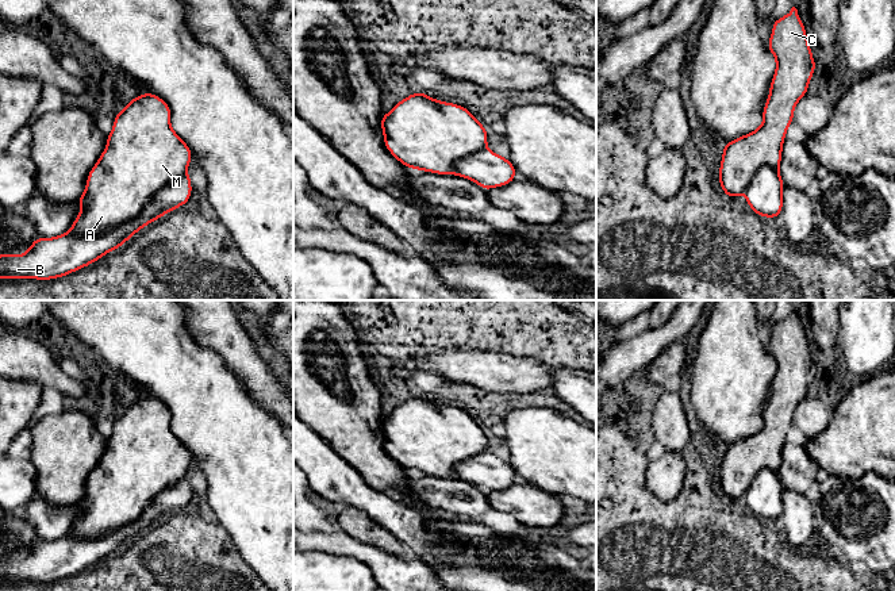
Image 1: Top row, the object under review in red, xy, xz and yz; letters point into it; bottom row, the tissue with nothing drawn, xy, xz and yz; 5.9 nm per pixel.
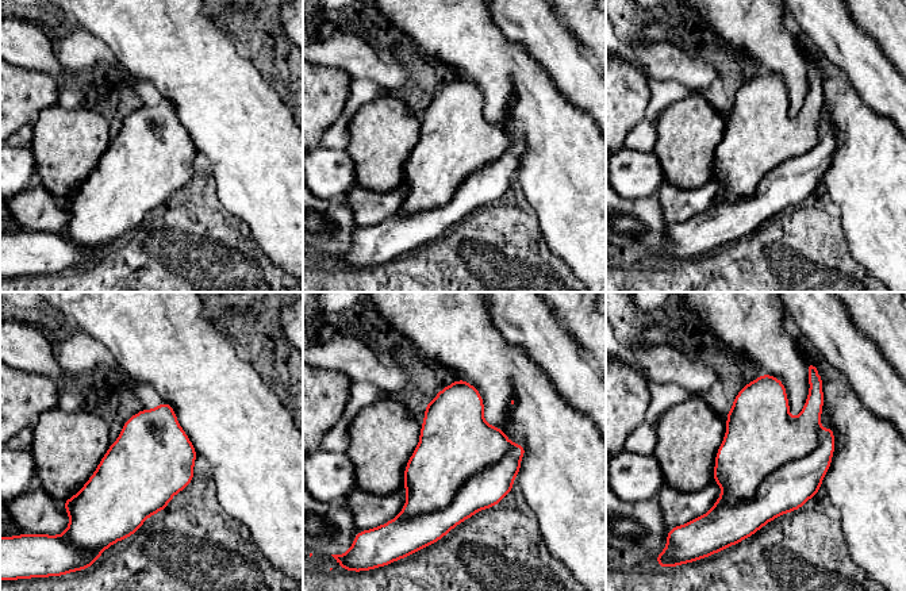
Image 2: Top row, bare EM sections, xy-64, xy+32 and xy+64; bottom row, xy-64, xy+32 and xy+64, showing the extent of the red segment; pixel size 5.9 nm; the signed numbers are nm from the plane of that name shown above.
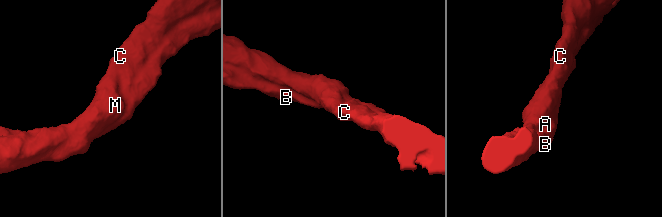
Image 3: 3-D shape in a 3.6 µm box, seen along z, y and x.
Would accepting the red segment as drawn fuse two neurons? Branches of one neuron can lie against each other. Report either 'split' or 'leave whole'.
leave whole

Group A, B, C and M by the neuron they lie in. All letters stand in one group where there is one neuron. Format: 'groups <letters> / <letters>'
groups A B C M

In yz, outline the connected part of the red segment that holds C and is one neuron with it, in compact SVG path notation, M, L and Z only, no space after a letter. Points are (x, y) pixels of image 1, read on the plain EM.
M795 310L772 325L767 350L776 362L776 373L763 411L763 427L723 448L718 484L730 503L744 496L753 515L761 521L779 522L784 494L779 473L783 445L794 425L795 410L808 396L817 372L804 327Z

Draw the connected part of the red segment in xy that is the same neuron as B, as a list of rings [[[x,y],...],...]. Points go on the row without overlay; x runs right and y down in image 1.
[[[149,394],[134,399],[114,421],[112,434],[97,465],[89,473],[84,496],[76,503],[81,509],[70,533],[65,537],[38,540],[26,556],[19,559],[0,557],[0,582],[54,583],[80,573],[112,553],[118,553],[135,536],[162,521],[165,517],[187,507],[192,499],[192,484],[187,475],[193,463],[191,450],[170,429],[172,414],[168,406]]]

